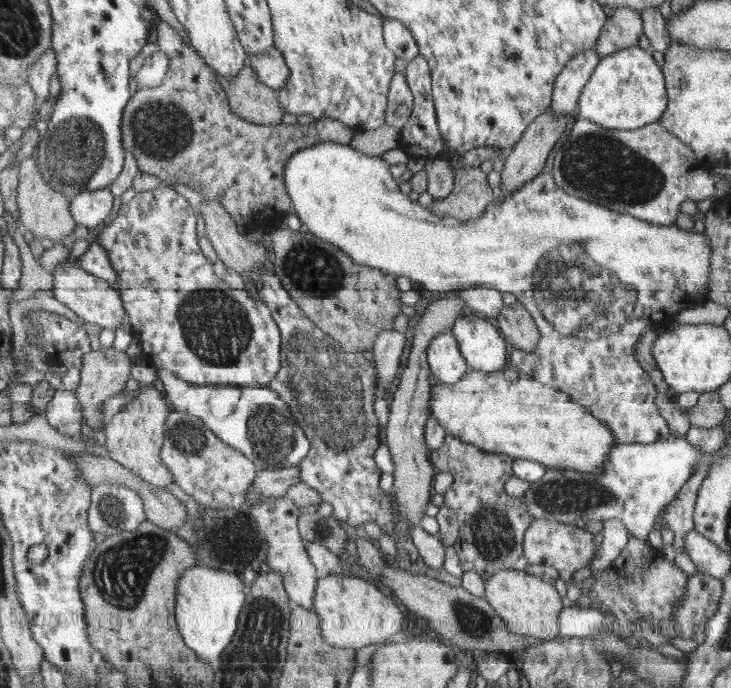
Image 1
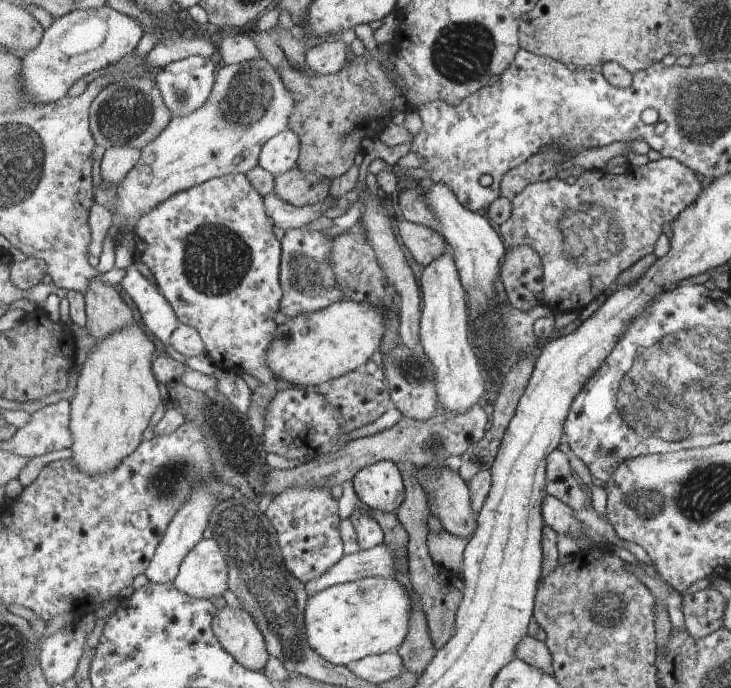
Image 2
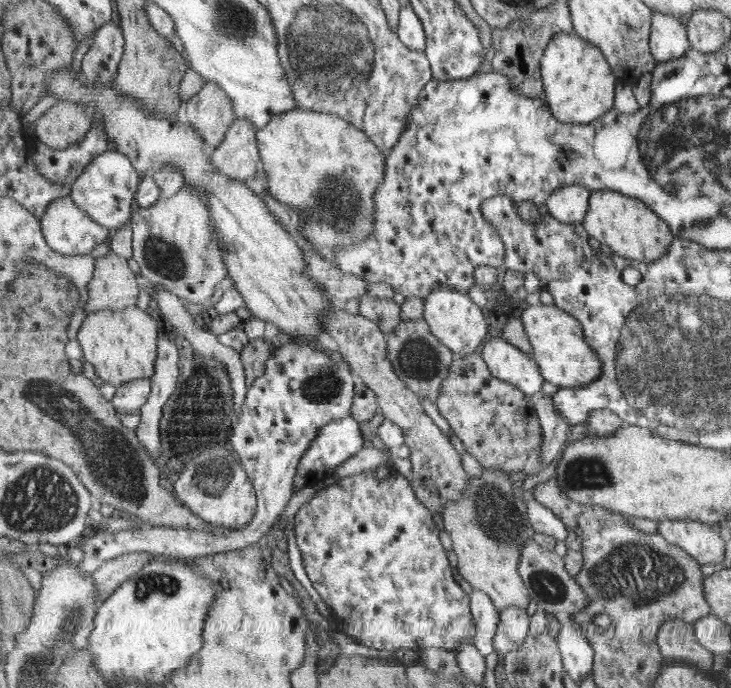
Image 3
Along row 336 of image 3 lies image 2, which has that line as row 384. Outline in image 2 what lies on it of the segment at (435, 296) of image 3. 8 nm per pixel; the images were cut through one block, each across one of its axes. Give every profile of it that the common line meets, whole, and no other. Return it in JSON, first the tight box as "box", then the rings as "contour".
{"box":[420,244,487,413],"contour":[[[449,244],[445,253],[423,269],[420,288],[423,299],[420,340],[436,370],[441,411],[464,413],[483,398],[487,379],[470,338],[471,316],[466,290],[456,265],[455,250]]]}

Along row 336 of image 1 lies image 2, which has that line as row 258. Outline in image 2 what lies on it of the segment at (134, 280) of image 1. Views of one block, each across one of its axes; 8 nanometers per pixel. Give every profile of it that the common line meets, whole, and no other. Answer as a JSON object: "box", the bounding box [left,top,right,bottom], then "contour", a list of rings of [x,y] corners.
{"box":[133,173,284,383],"contour":[[[241,173],[217,177],[174,194],[171,198],[168,198],[165,202],[157,205],[153,210],[150,210],[146,215],[141,217],[133,233],[135,255],[150,269],[162,293],[169,299],[169,302],[172,302],[181,324],[191,325],[199,331],[201,338],[204,339],[204,345],[207,350],[206,355],[209,359],[213,362],[217,359],[223,359],[223,364],[227,368],[233,366],[234,369],[250,374],[262,383],[271,382],[271,380],[278,381],[276,374],[266,363],[266,354],[273,340],[275,340],[277,327],[279,326],[275,322],[275,316],[277,316],[277,312],[281,312],[280,306],[284,297],[284,290],[280,281],[282,241],[279,241],[279,238],[275,236],[275,227],[276,224],[268,213],[266,197],[257,190],[256,186],[253,186],[247,174]]]}

